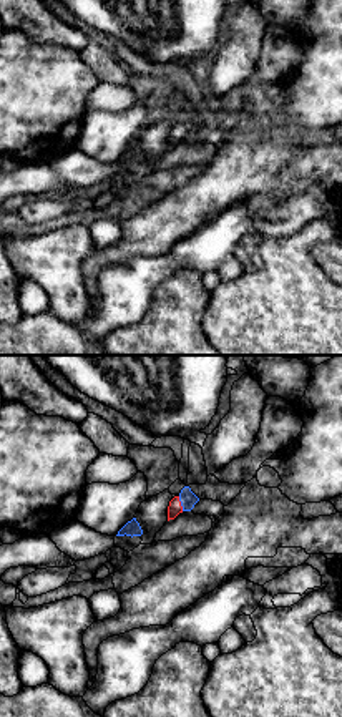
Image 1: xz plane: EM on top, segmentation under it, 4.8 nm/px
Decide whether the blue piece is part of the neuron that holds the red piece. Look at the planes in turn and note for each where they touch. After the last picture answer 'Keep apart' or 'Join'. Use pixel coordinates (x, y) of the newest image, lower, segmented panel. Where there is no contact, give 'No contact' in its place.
Touches red at (180, 503)

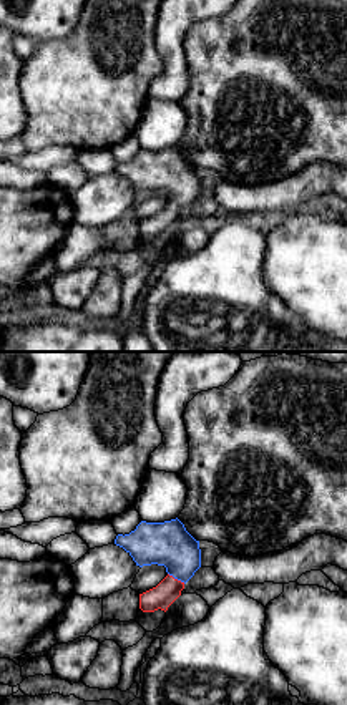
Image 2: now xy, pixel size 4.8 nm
Touches red at (176, 579)

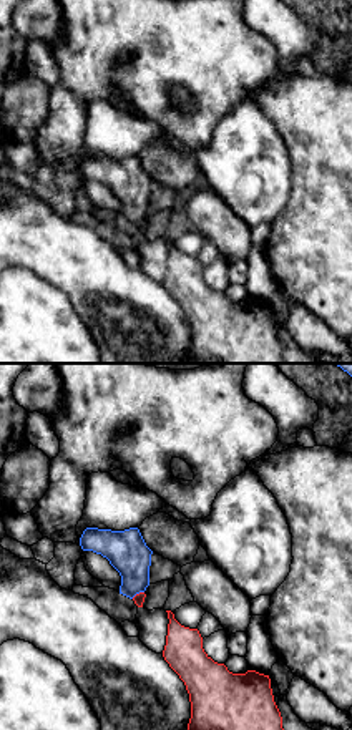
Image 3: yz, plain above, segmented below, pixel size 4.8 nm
Touches red at (136, 594)

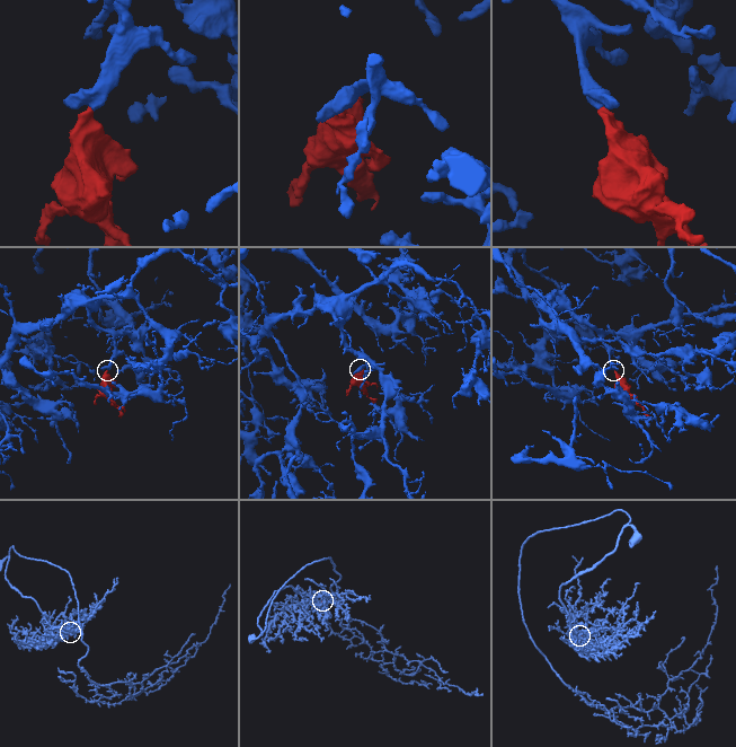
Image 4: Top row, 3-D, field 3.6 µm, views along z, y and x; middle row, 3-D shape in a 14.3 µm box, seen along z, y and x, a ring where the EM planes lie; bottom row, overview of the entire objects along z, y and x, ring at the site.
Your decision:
Join

